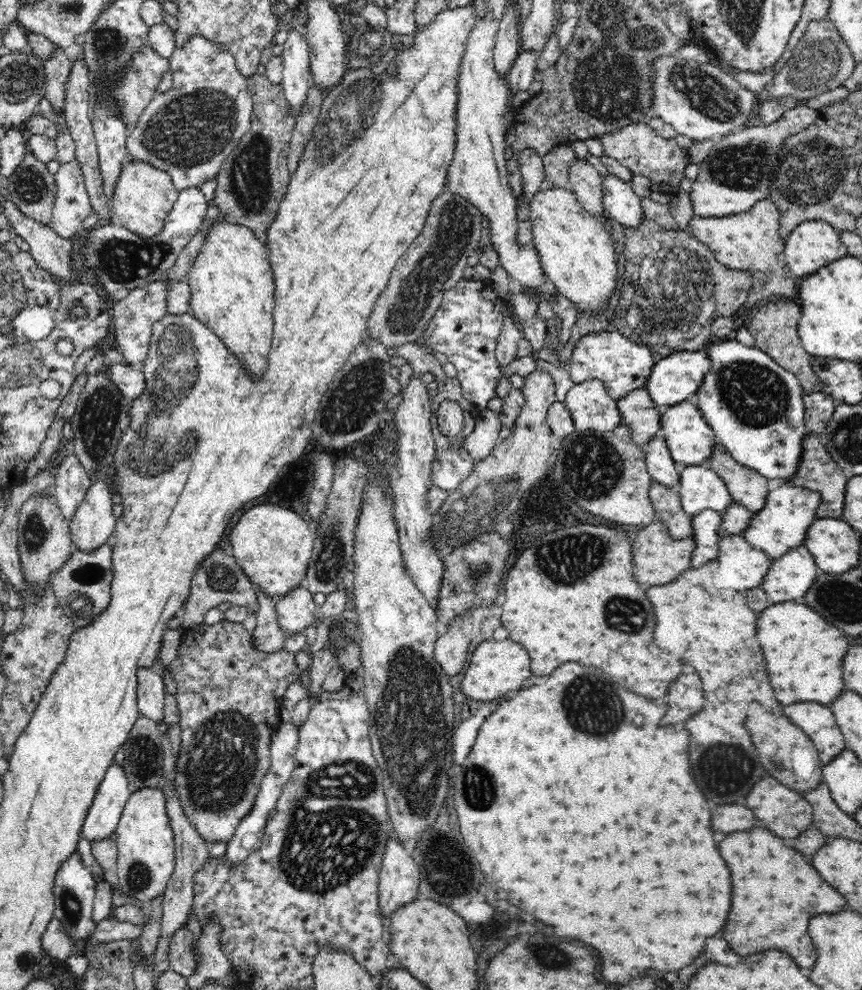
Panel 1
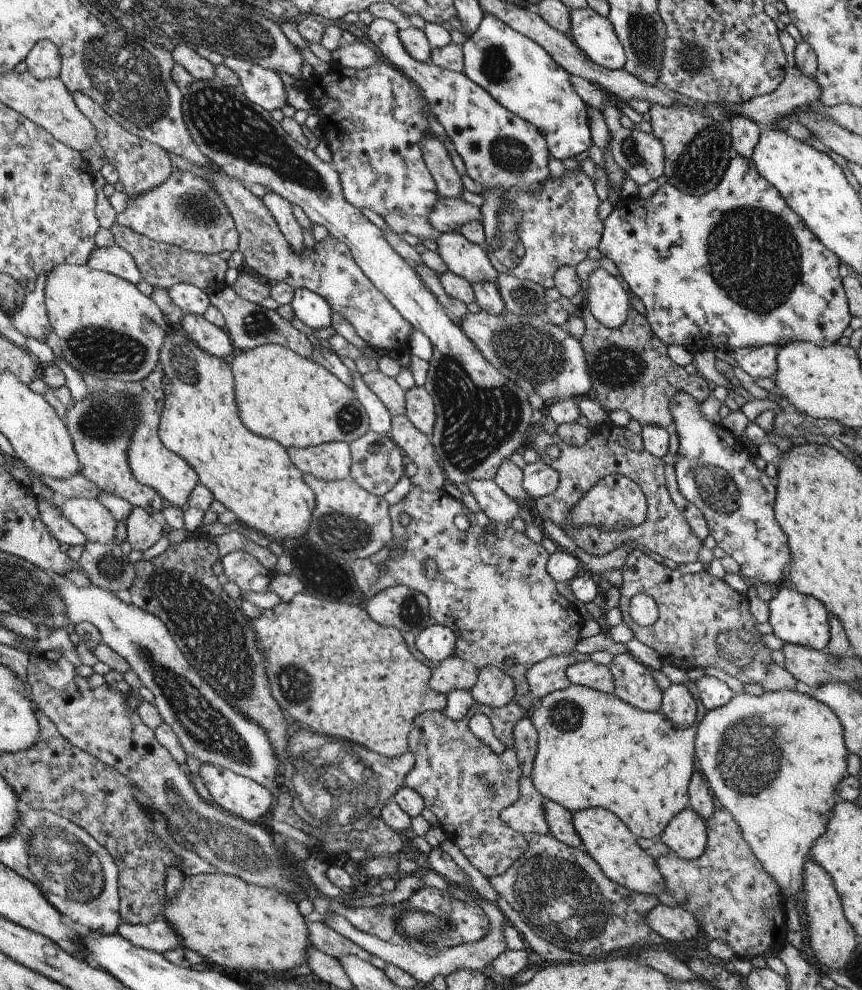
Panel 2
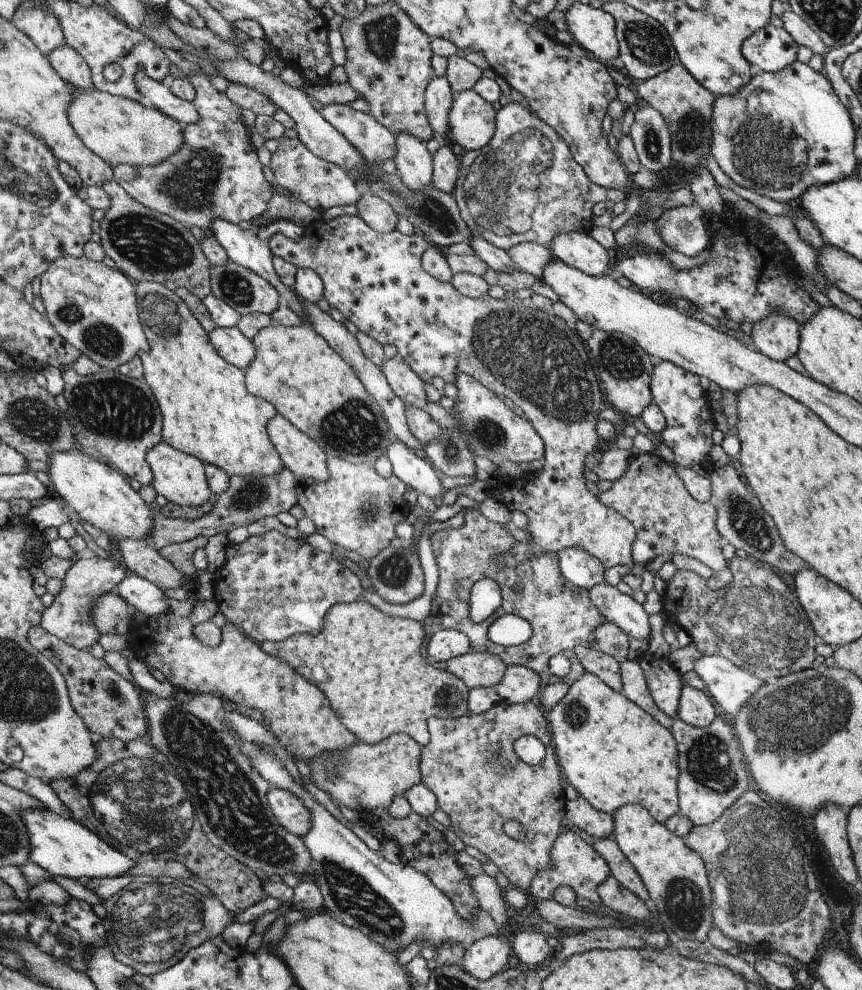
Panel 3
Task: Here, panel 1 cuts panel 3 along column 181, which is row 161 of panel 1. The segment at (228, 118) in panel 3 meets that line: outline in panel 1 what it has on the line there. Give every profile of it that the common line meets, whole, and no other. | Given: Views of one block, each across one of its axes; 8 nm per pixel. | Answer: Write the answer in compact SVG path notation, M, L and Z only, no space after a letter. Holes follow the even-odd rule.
M204 38L191 39L186 46L176 48L169 58L169 68L173 76L172 88L168 92L156 94L142 111L140 120L133 125L134 129L128 137L128 157L148 161L167 172L175 187L181 191L200 187L215 177L225 157L236 148L237 141L249 129L253 100L247 78L237 70L231 52L217 50L212 42L206 42ZM77 159L62 163L53 175L57 191L48 225L61 238L72 239L82 232L82 222L92 210L81 165Z

